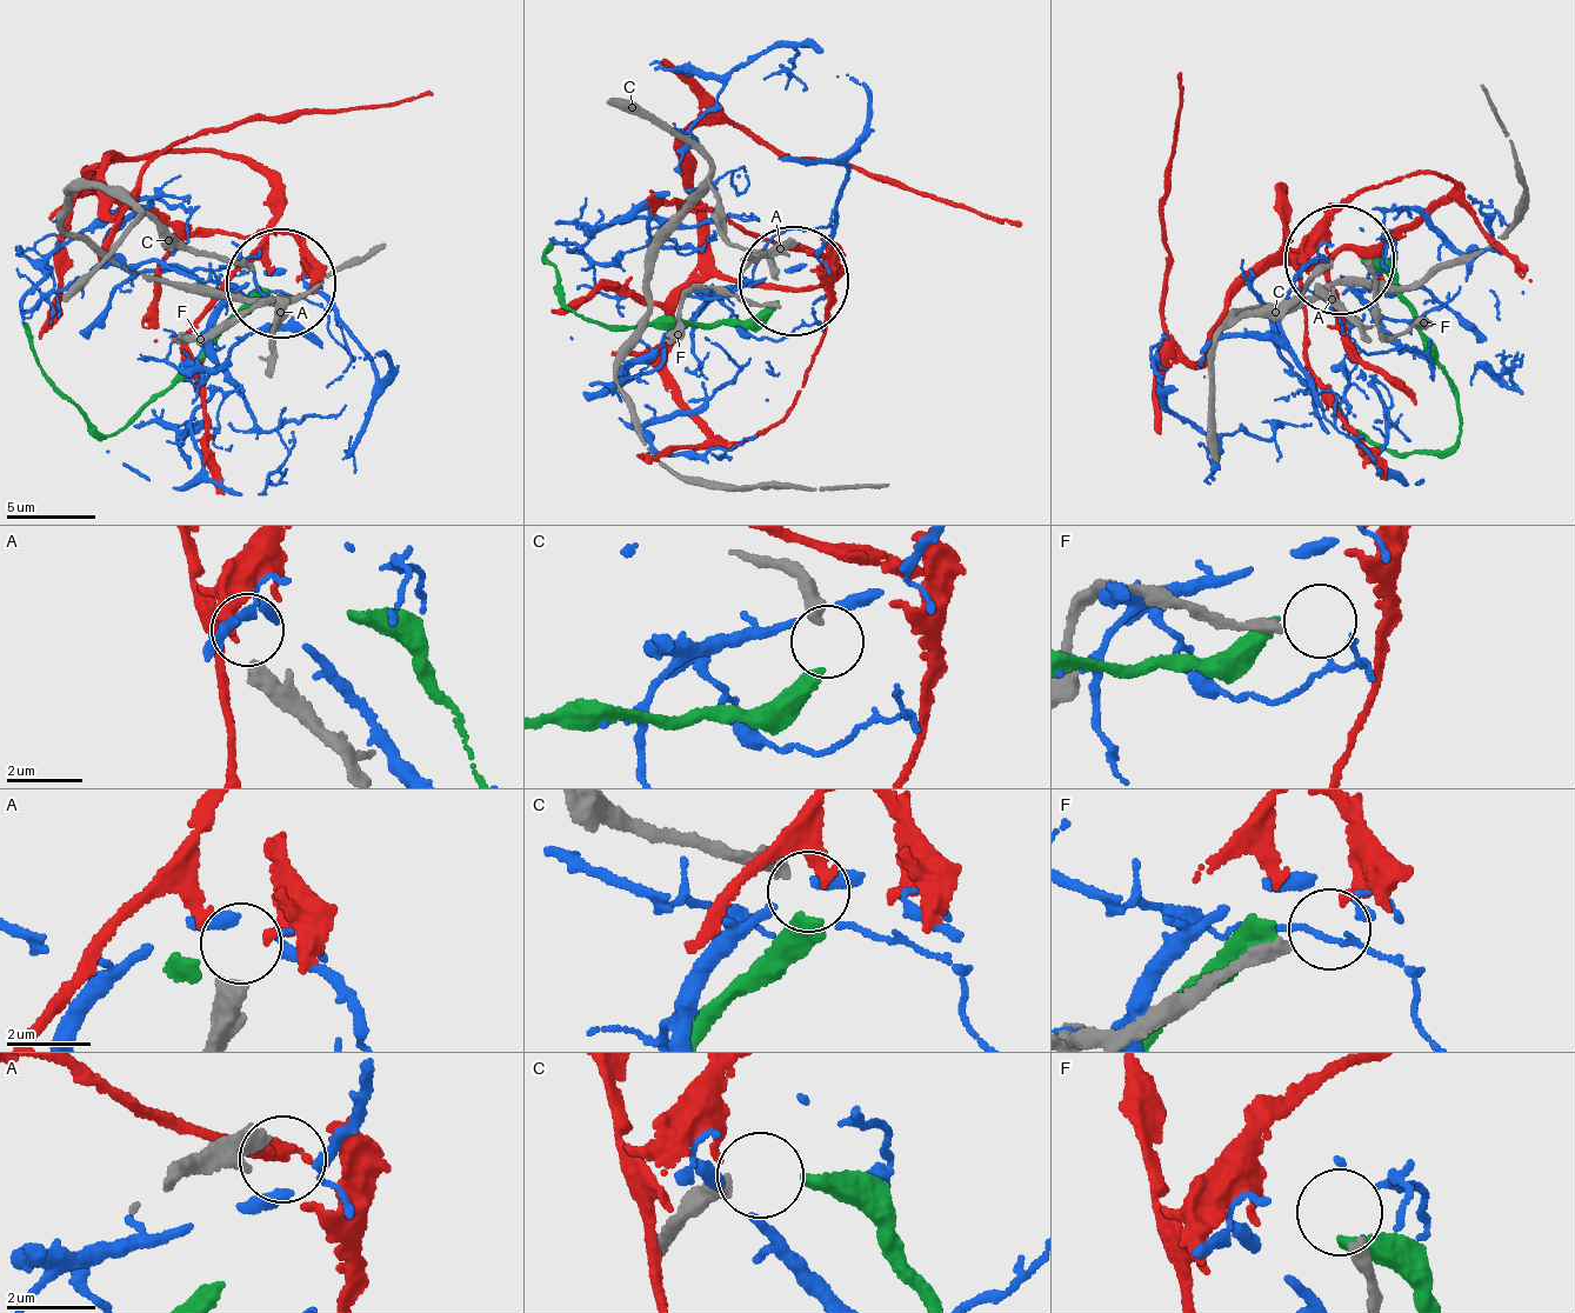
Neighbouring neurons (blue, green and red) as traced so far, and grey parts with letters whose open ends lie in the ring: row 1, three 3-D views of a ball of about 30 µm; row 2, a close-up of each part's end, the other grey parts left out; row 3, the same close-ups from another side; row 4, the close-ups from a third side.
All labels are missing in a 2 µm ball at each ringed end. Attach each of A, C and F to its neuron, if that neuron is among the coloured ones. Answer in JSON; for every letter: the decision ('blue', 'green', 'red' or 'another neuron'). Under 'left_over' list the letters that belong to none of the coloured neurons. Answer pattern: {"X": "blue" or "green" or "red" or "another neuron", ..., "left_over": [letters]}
{"A": "red", "C": "green", "F": "another neuron", "left_over": ["F"]}

